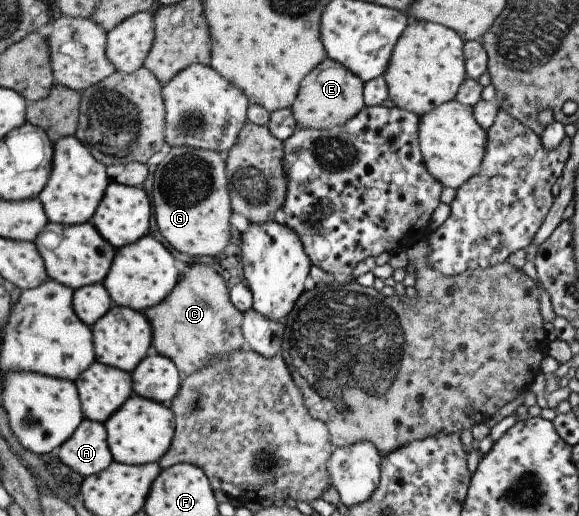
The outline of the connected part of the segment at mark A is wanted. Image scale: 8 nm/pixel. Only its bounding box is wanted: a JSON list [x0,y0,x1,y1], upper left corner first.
[53,419,113,478]

